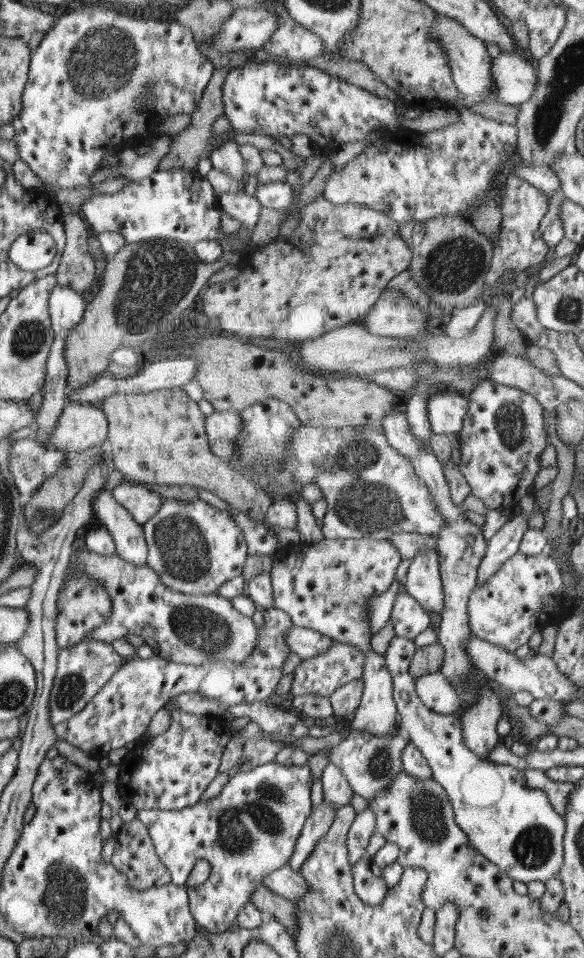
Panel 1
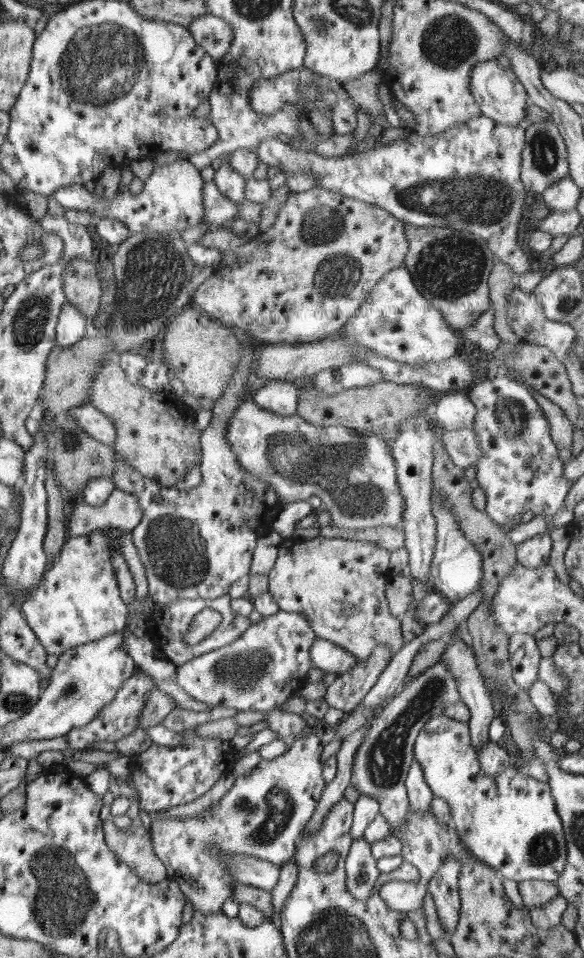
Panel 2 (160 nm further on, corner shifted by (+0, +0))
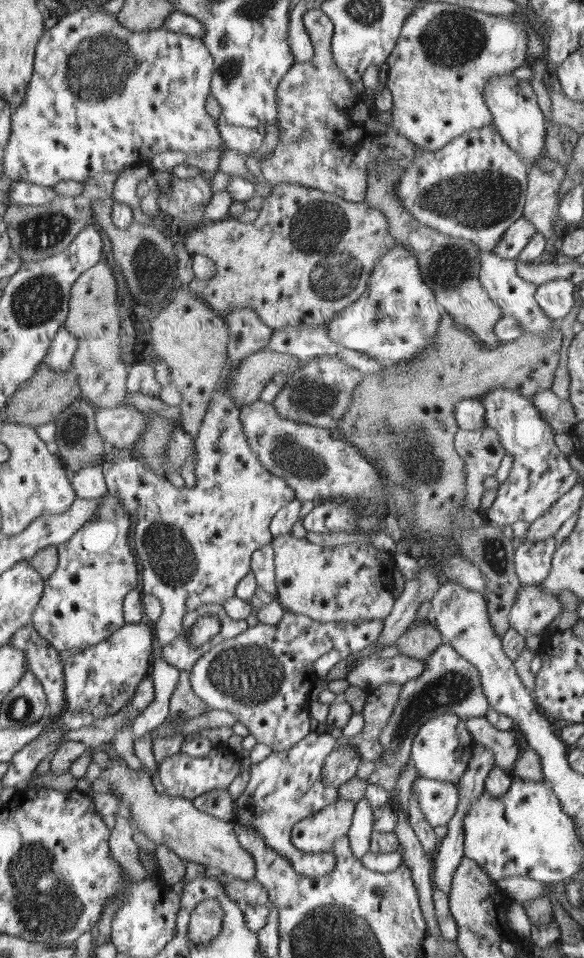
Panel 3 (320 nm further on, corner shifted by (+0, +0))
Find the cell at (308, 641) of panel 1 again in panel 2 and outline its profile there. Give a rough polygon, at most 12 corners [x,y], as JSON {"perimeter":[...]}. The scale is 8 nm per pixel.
{"perimeter":[[318,637],[312,656],[317,668],[345,674],[358,663],[341,646]]}

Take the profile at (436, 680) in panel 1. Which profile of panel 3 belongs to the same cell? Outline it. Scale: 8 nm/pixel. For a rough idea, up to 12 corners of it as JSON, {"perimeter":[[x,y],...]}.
{"perimeter":[[486,716],[463,719],[474,743],[512,773],[520,756],[515,732],[496,730]]}

